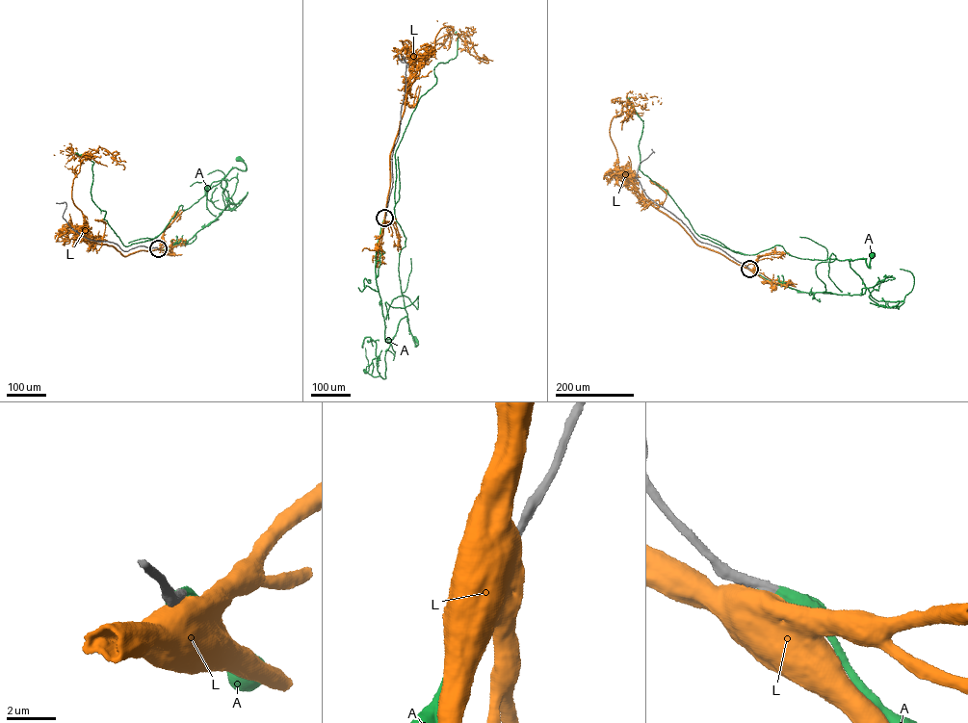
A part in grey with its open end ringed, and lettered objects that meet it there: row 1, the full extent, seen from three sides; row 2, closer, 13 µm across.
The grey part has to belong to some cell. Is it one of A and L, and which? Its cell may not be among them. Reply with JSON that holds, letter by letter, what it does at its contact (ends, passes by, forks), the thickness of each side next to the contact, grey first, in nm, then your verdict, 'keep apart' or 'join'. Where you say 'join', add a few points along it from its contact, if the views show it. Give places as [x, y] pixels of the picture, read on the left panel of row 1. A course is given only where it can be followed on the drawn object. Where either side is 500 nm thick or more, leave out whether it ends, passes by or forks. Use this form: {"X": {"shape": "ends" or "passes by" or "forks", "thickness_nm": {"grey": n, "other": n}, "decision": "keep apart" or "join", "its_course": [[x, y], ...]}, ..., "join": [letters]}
{"A": {"shape": "ends", "thickness_nm": {"grey": 420, "other": 480}, "decision": "join", "its_course": [[158, 248], [185, 242], [221, 214], [228, 196], [221, 180], [233, 167], [245, 170], [239, 159]]}, "L": {"thickness_nm": {"grey": 440, "other": 850}, "decision": "keep apart"}, "join": ["A"]}

